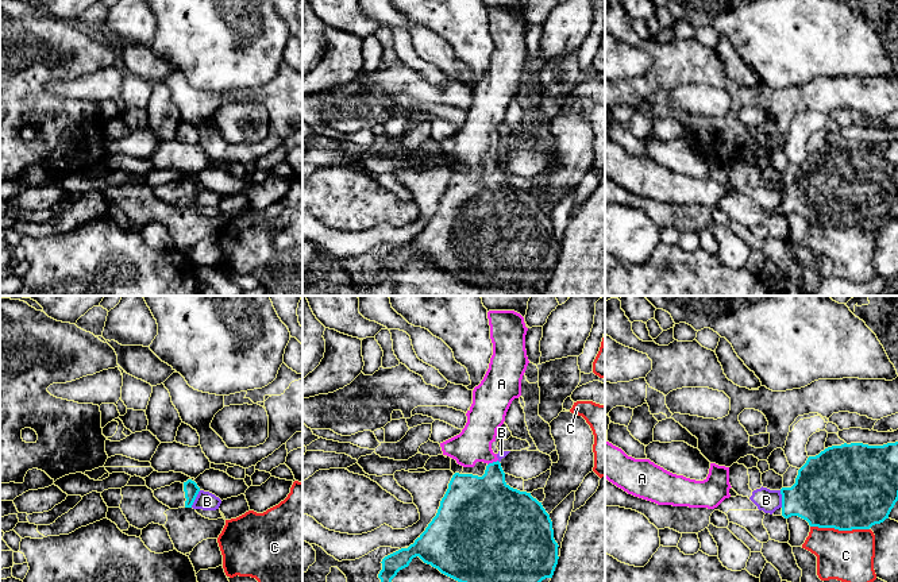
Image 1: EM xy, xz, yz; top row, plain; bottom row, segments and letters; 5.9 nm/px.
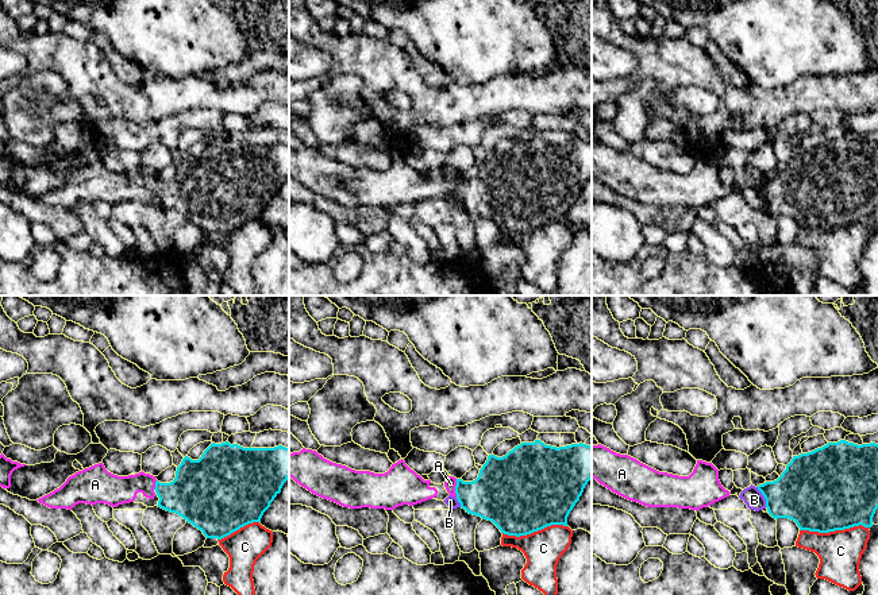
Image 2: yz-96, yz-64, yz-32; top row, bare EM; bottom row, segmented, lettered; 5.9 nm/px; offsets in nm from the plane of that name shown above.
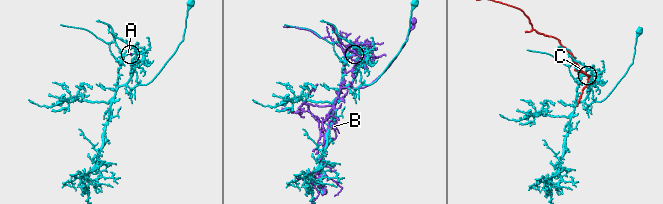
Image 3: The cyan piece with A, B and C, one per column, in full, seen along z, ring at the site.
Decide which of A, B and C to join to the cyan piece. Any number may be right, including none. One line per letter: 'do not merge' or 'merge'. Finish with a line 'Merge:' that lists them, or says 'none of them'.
A: merge
B: do not merge
C: do not merge
Merge: A

